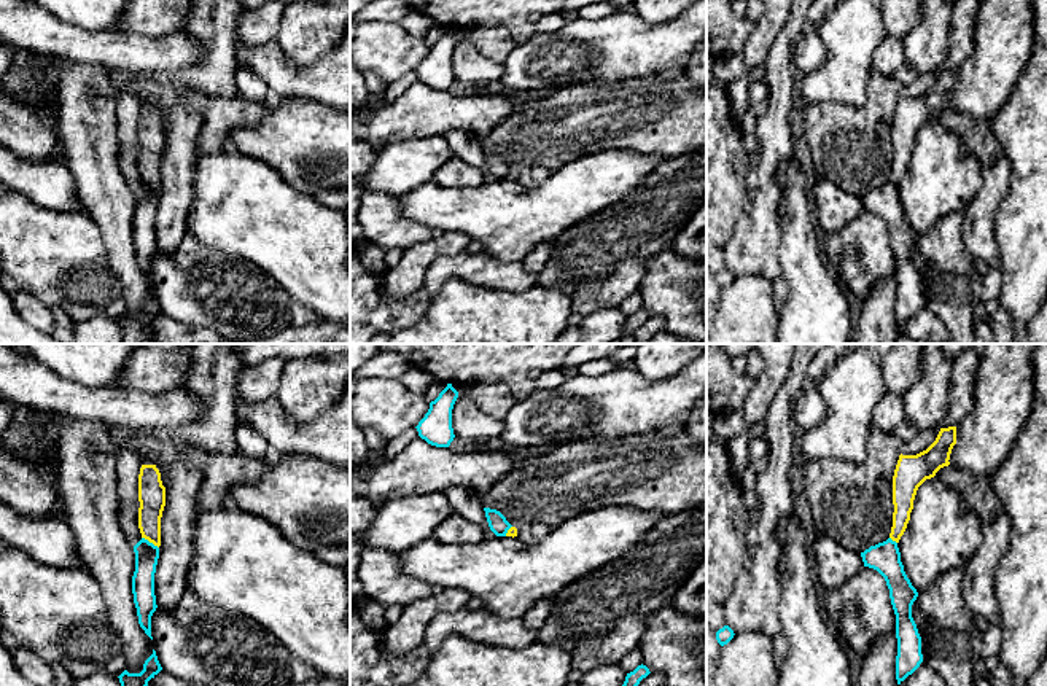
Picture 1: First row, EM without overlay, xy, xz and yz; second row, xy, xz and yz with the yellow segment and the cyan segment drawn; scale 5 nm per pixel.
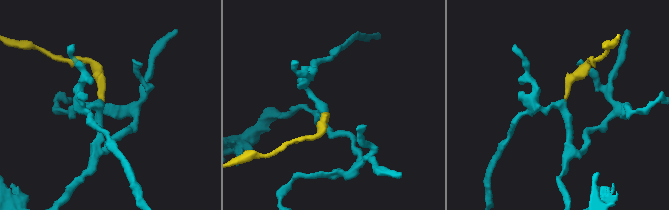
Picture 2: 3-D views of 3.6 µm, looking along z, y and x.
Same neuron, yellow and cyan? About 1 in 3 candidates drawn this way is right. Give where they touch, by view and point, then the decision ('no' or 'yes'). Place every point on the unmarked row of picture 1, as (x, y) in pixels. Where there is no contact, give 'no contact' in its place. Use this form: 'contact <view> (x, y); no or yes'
contact xy (150, 185); no

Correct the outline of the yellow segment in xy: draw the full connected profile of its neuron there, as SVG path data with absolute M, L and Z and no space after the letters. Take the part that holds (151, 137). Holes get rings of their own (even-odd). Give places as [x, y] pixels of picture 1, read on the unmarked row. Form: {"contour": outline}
{"contour": "M142 108L138 118L138 172L142 181L161 189L161 161L165 150L165 131L156 108Z"}

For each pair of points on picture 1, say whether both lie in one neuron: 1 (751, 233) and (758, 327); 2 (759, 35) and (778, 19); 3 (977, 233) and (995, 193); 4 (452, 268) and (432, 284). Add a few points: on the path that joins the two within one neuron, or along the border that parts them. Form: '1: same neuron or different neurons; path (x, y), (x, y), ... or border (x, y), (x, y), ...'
1: different neurons; border (735, 276), (761, 274), (770, 280)
2: same neuron; path (764, 31), (774, 21)
3: same neuron; path (980, 223), (980, 214), (987, 202)
4: same neuron; path (447, 268), (436, 279)

